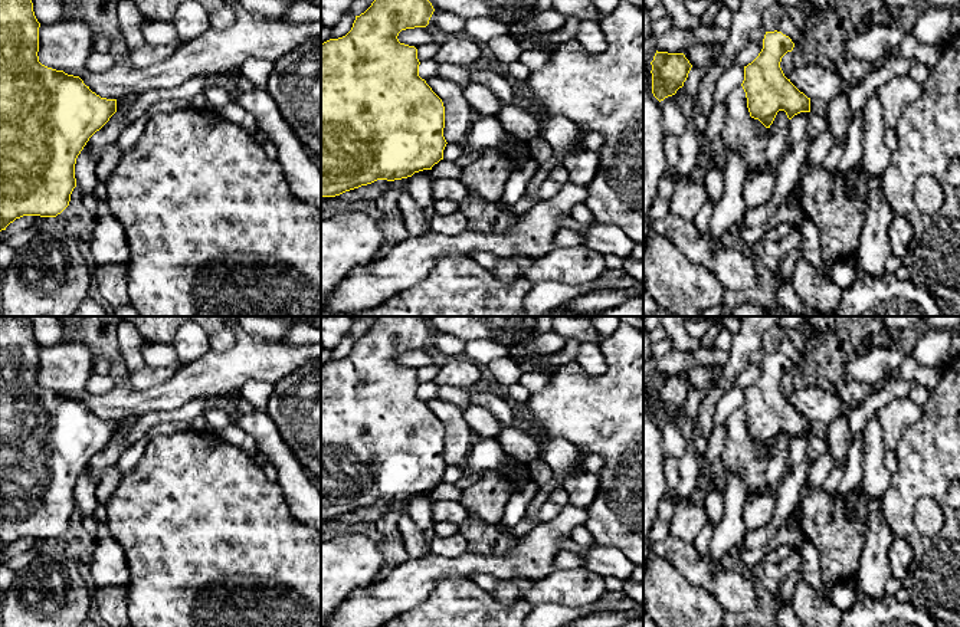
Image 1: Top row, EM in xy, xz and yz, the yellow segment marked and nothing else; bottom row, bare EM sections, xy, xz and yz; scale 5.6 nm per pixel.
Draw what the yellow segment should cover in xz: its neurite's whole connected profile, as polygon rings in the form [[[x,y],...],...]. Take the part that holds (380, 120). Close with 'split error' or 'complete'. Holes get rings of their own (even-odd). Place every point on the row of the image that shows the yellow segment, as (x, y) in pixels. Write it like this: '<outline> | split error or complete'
[[[374,0],[364,13],[356,16],[353,27],[345,36],[321,43],[321,197],[335,197],[377,180],[394,181],[407,178],[415,173],[432,170],[435,164],[443,160],[443,150],[448,144],[443,137],[443,102],[426,81],[419,76],[420,62],[417,59],[417,49],[400,43],[397,39],[402,30],[426,27],[433,12],[435,9],[429,0]]] | complete

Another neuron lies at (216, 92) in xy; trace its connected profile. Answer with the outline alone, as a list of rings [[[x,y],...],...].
[[[225,81],[209,82],[203,91],[207,102],[210,102],[214,111],[222,109],[229,101],[229,86]]]

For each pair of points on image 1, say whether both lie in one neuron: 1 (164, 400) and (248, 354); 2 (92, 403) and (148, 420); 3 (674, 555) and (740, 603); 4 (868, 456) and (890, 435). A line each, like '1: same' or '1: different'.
1: same
2: different
3: same
4: different

